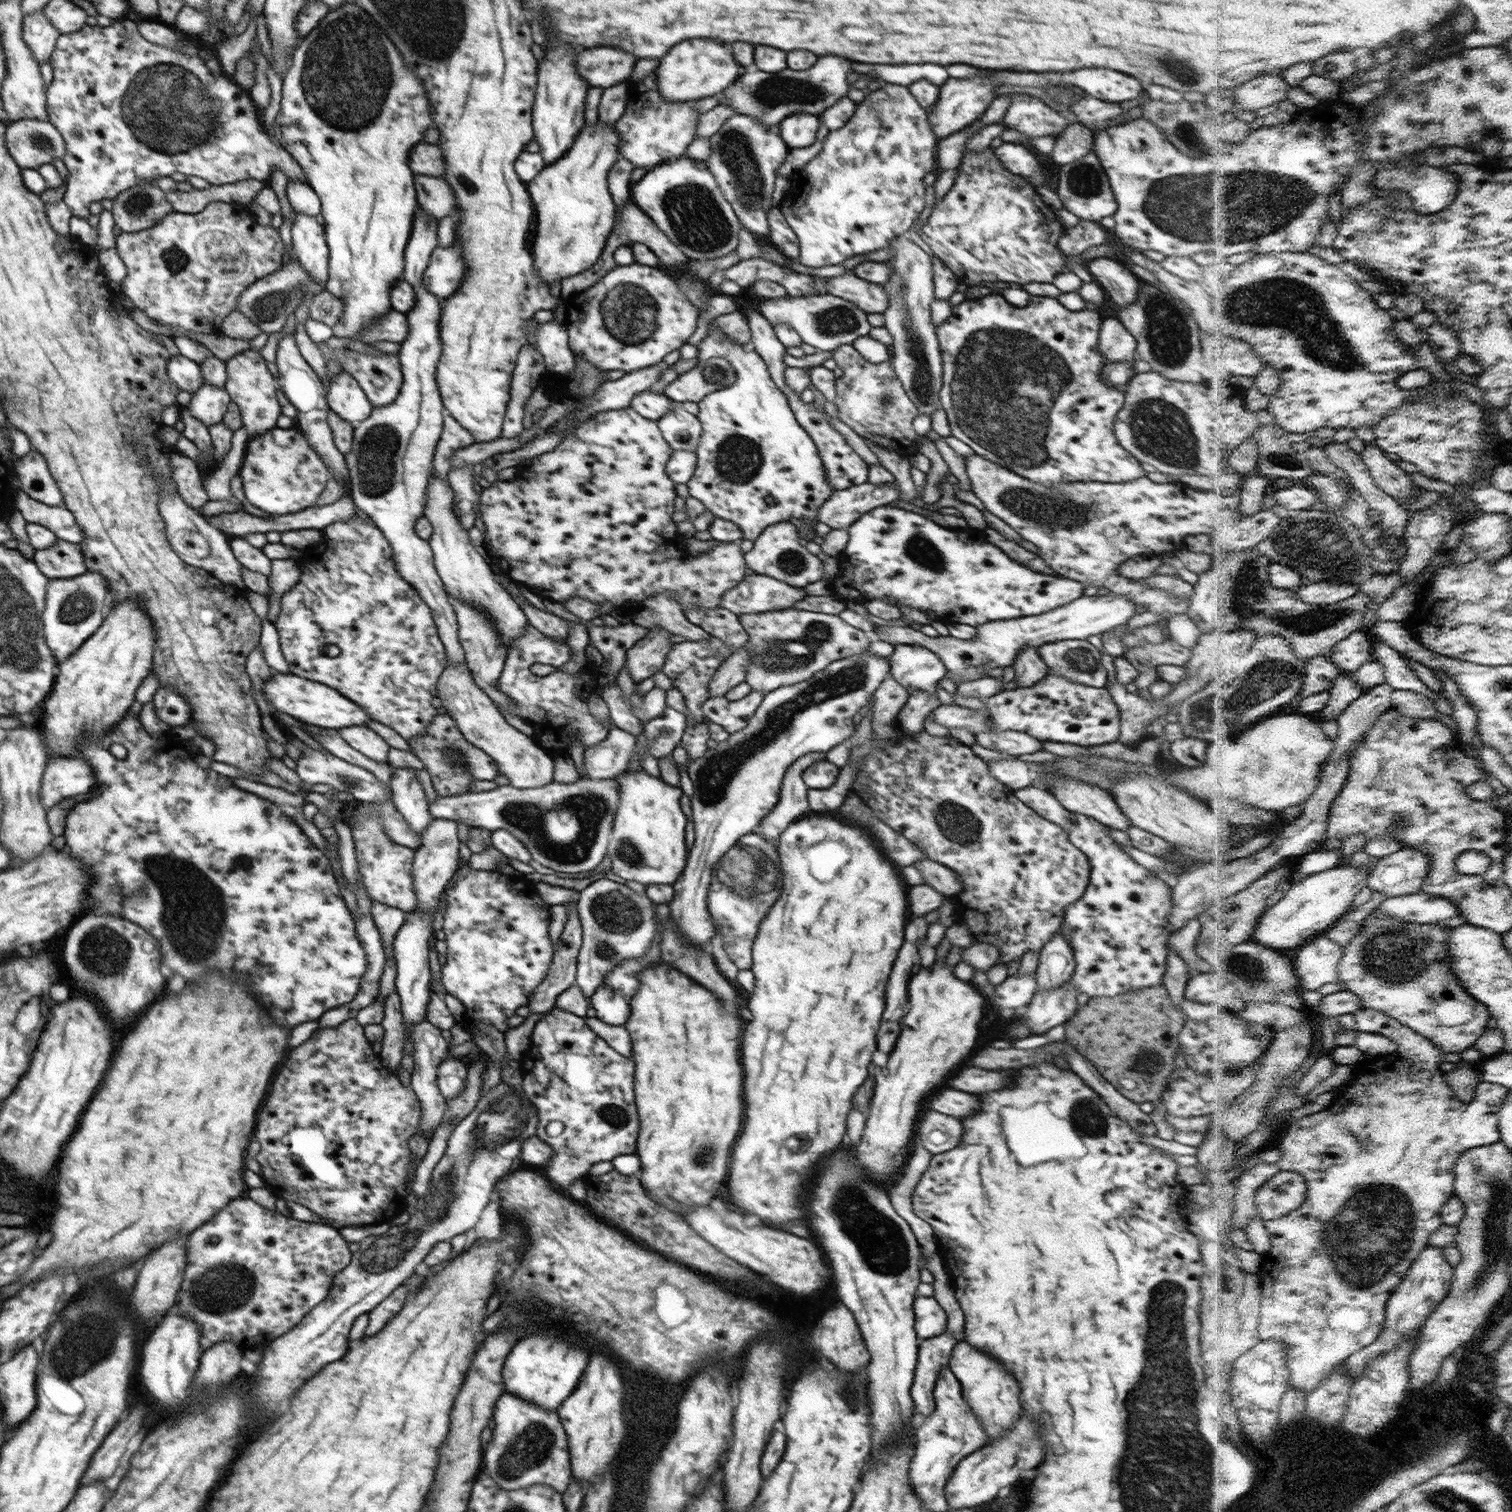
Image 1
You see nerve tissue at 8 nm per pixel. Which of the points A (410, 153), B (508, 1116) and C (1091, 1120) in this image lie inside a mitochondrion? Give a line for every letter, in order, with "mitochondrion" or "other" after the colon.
A: other
B: mitochondrion
C: mitochondrion

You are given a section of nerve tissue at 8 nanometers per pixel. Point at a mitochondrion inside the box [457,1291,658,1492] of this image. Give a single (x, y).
(534, 1445)

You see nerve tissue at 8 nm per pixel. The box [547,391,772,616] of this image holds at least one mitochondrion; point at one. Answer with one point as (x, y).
(739, 459)

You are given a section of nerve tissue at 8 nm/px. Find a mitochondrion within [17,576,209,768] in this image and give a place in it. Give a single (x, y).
(76, 607)

